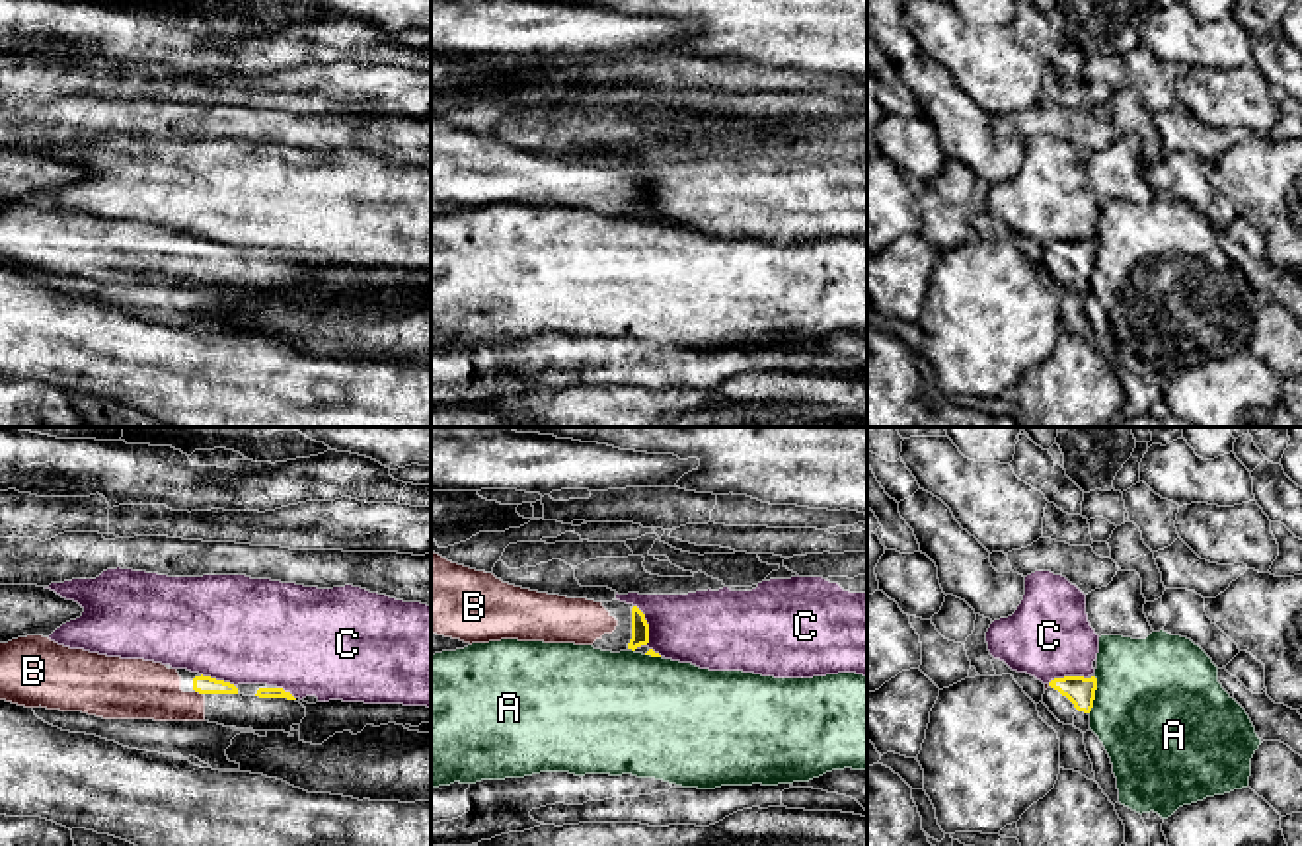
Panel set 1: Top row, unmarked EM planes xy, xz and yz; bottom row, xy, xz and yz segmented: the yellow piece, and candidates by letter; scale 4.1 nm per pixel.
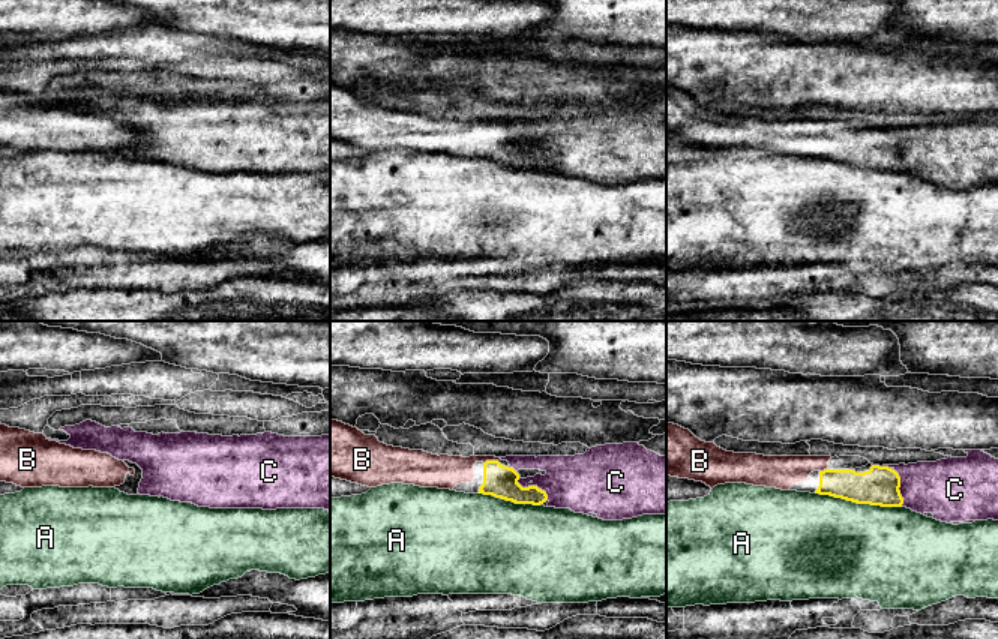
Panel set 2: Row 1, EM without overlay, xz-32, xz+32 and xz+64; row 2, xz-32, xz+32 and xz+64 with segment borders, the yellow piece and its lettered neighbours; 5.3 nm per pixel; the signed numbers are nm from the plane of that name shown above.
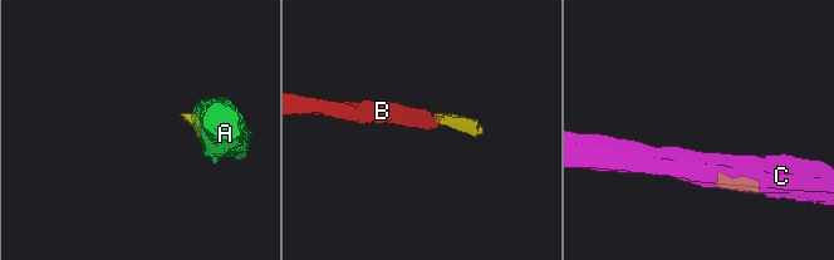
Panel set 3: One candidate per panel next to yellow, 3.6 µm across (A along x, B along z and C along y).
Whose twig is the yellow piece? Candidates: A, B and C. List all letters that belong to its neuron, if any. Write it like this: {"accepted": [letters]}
{"accepted": ["B"]}

